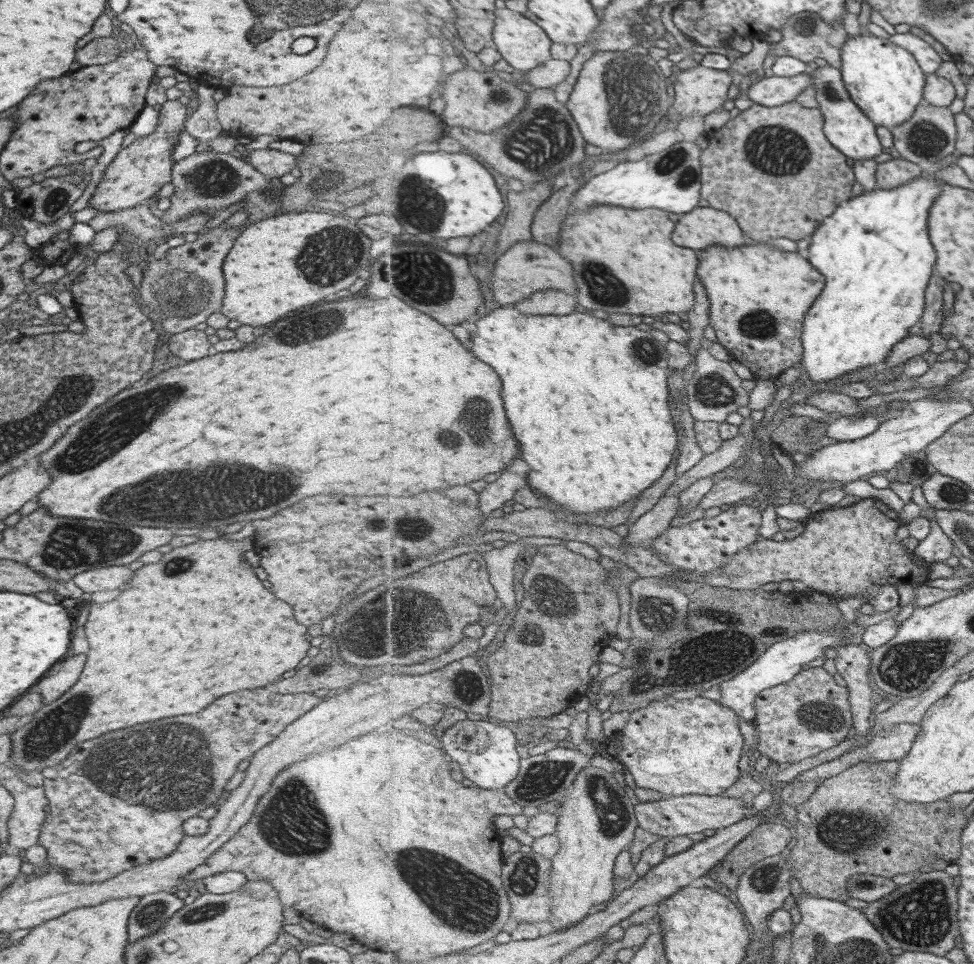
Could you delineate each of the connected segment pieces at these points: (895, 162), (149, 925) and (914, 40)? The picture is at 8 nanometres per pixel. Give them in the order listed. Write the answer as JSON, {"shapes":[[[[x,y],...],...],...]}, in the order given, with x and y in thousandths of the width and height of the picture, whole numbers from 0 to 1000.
{"shapes":[[[[923,163],[906,168],[901,172],[901,193],[905,196],[916,196],[937,187],[939,184],[948,183],[948,176],[944,170]]],[[[171,924],[150,927],[144,930],[133,946],[129,968],[132,975],[141,975],[161,967],[169,954],[188,942],[188,933]]],[[[933,33],[920,34],[917,37],[913,37],[913,44],[933,51],[933,54],[936,54],[941,59],[946,71],[953,78],[962,75],[966,71],[966,66],[968,66],[968,60],[962,56],[962,52],[954,44],[950,44],[948,39],[939,37],[939,35],[934,35]]]]}

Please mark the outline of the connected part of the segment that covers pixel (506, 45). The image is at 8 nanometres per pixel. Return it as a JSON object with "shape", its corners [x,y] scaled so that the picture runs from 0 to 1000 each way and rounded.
{"shape":[[[520,7],[511,9],[506,47],[527,71],[541,77],[554,70],[555,66],[567,61],[568,46],[569,41],[565,40],[563,33],[560,33],[560,30],[550,22],[540,18],[538,13]]]}

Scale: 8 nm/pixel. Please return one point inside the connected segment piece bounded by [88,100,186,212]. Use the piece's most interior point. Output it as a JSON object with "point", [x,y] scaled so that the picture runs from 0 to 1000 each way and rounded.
{"point":[140,179]}

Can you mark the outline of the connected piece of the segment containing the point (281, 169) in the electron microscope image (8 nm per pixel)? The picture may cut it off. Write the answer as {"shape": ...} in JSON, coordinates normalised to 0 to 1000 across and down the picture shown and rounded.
{"shape":[[[264,155],[253,162],[254,168],[273,186],[286,186],[305,172],[306,163],[286,155]]]}

